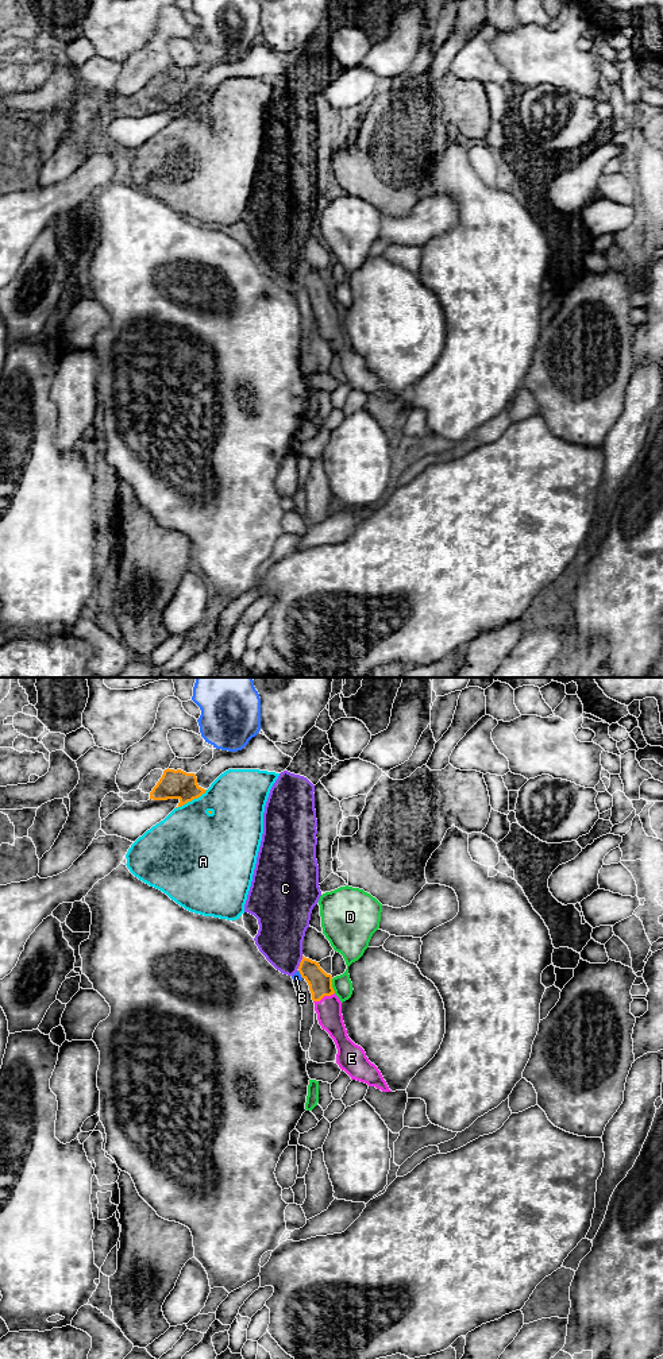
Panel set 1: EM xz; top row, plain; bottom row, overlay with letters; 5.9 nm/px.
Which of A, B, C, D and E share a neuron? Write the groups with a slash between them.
A / B / C / D / E

